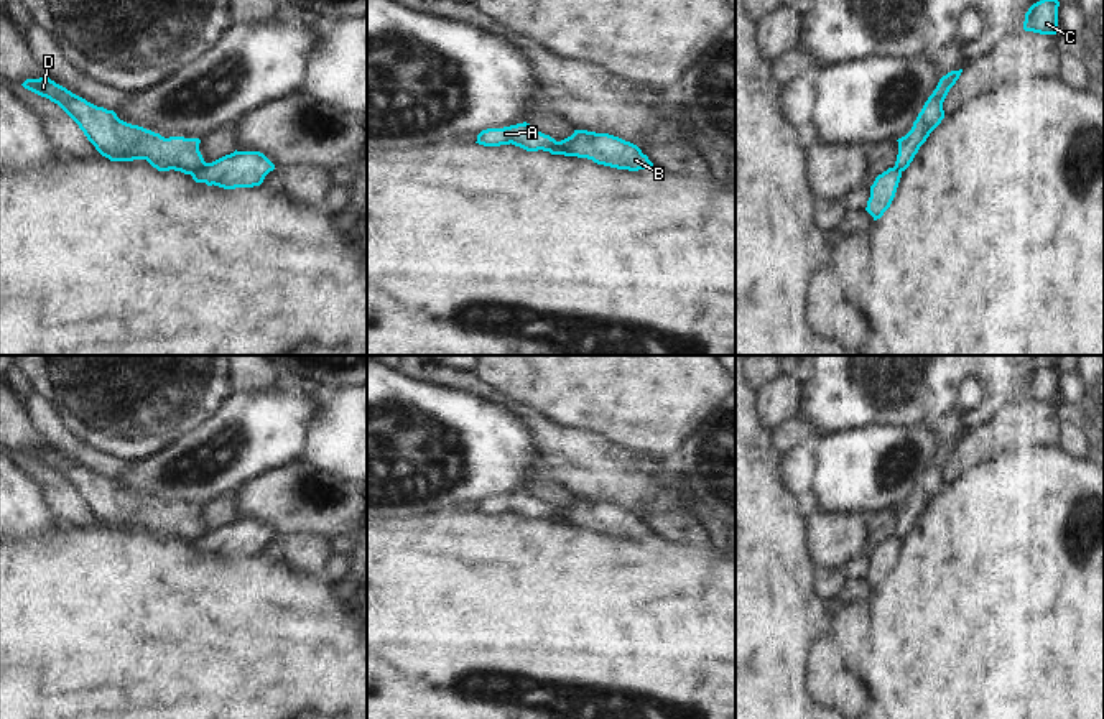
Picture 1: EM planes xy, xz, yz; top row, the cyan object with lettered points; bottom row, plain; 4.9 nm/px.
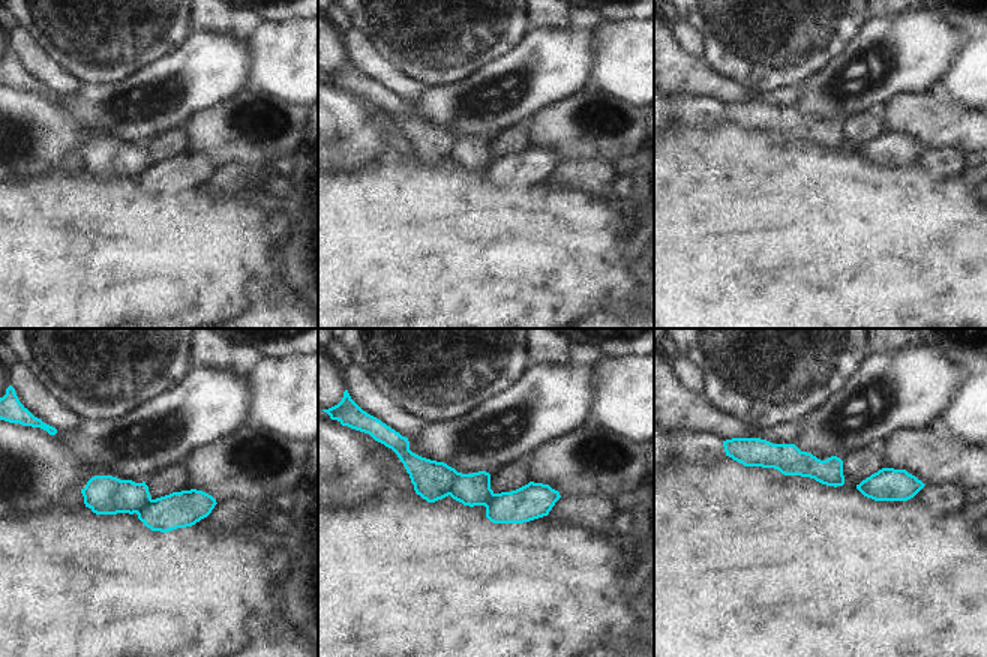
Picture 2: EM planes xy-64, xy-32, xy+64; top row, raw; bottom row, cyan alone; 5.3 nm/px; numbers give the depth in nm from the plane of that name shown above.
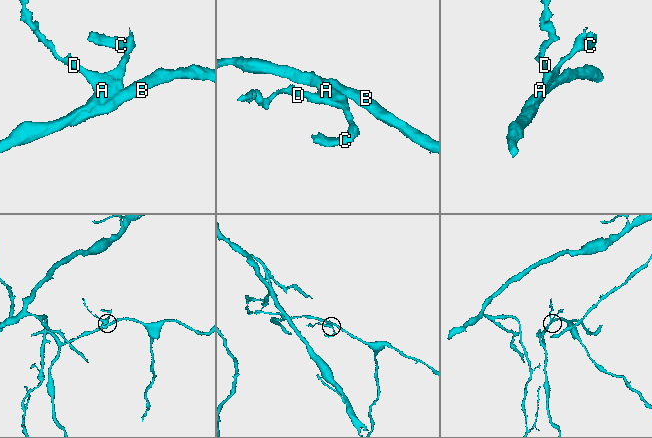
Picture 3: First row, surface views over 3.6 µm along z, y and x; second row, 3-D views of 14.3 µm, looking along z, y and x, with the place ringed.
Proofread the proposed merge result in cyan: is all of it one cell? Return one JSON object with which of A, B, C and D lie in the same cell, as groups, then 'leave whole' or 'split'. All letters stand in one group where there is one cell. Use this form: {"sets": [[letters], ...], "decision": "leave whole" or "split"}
{"sets": [["A", "C", "D"], ["B"]], "decision": "split"}

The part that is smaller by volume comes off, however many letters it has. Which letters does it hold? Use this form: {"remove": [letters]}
{"remove": ["A", "C", "D"]}

